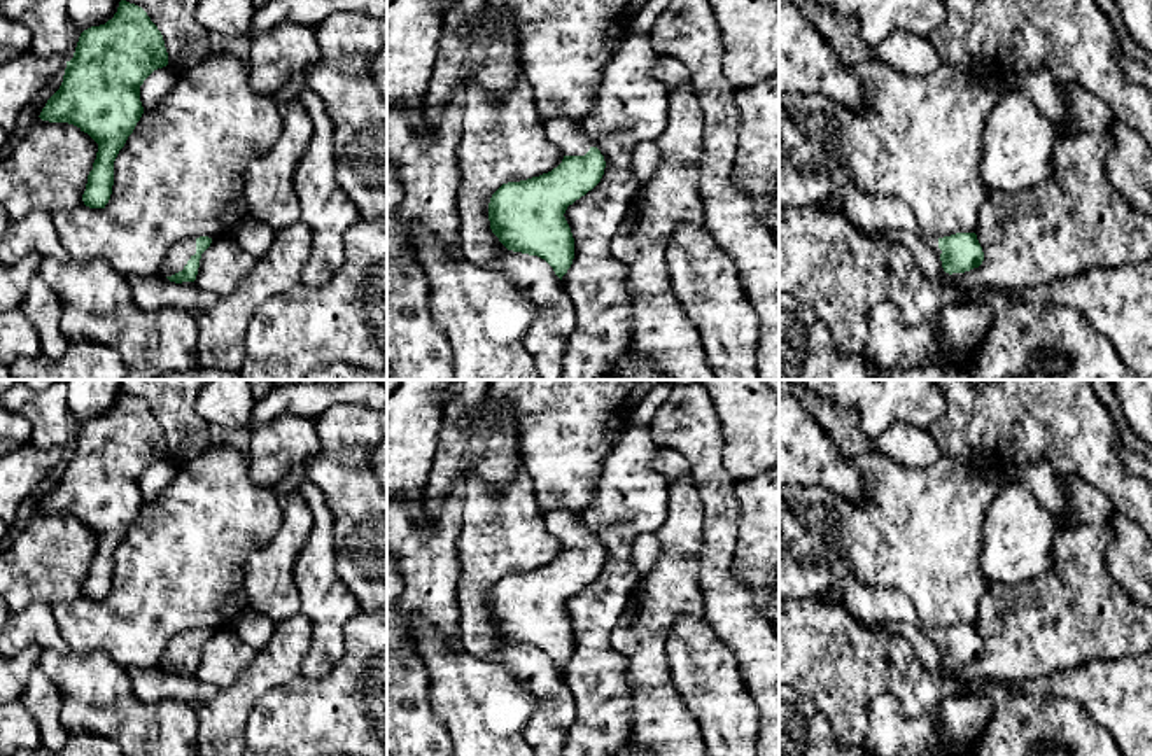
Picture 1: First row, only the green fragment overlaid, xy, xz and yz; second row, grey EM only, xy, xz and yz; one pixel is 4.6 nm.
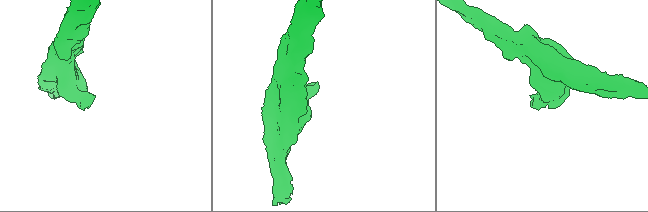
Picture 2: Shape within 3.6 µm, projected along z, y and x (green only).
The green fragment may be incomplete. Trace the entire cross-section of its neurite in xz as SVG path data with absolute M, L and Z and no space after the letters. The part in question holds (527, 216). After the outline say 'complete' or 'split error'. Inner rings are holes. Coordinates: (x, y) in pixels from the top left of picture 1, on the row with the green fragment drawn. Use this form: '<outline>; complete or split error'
M557 116L544 121L544 130L550 142L562 150L562 163L539 177L502 184L490 198L488 220L492 233L508 250L544 259L562 280L574 259L574 238L564 214L601 182L606 161L601 150L590 145L581 121Z; split error

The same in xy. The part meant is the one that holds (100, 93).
M126 0L105 24L81 33L61 86L39 117L74 124L98 144L82 194L86 206L109 203L114 161L144 114L140 86L166 65L161 32L142 7Z; complete

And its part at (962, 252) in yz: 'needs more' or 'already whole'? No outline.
needs more

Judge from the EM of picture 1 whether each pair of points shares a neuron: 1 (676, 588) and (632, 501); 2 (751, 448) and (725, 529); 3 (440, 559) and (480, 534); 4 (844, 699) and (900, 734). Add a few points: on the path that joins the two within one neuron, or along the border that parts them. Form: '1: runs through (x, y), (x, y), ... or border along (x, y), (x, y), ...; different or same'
1: border along (667, 492), (666, 517), (653, 531); different
2: border along (722, 441), (723, 468), (736, 480); different
3: border along (463, 510), (457, 541), (457, 590); different
4: border along (892, 693), (878, 693), (871, 700), (865, 737); different

